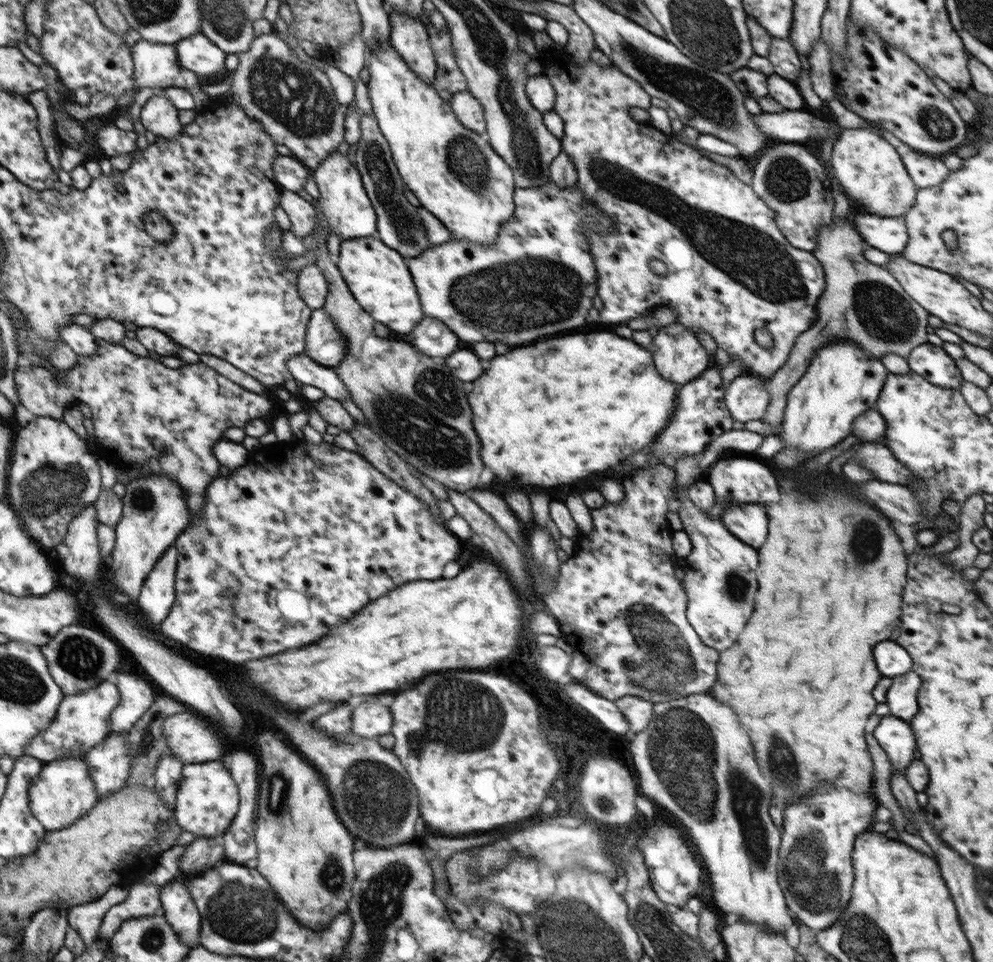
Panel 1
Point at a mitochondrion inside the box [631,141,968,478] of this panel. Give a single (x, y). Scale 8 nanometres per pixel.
(882, 311)

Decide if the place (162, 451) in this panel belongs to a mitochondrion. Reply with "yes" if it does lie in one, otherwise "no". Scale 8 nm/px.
no

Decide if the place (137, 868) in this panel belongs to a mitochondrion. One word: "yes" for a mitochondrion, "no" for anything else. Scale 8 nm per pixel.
no

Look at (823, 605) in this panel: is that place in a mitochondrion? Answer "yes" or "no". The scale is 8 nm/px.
no

